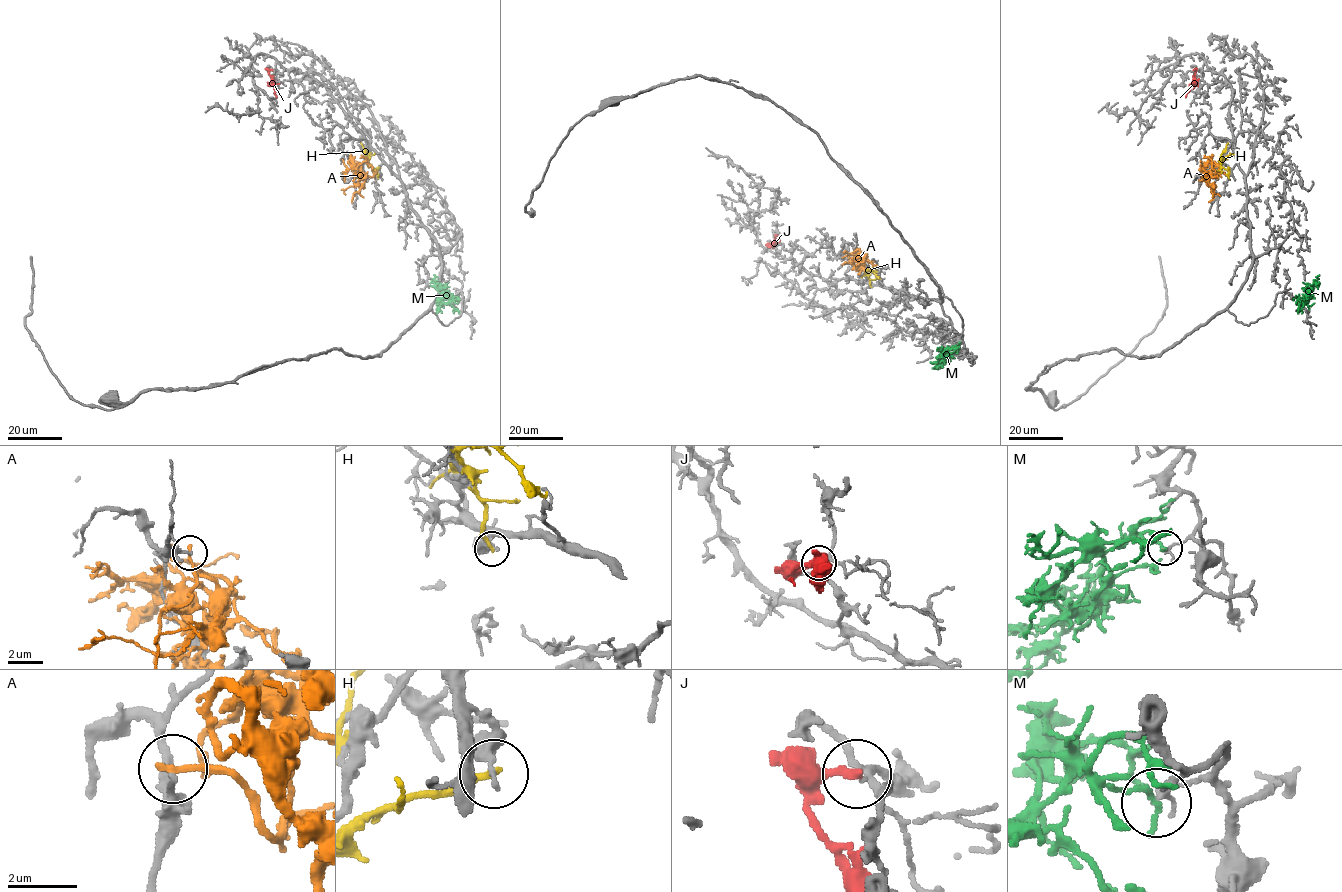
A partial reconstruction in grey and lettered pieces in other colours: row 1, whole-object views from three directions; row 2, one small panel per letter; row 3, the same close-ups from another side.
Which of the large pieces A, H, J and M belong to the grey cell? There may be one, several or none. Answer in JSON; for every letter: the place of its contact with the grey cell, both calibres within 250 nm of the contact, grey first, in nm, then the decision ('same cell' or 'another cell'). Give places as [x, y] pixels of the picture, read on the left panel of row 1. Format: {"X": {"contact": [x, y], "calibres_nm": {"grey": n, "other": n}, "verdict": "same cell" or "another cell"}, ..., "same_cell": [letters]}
{"A": {"contact": [359, 180], "calibres_nm": {"grey": 150, "other": 200}, "verdict": "another cell"}, "H": {"contact": [370, 152], "calibres_nm": {"grey": 280, "other": 200}, "verdict": "another cell"}, "J": {"contact": [272, 70], "calibres_nm": {"grey": 190, "other": 240}, "verdict": "another cell"}, "M": {"contact": [458, 301], "calibres_nm": {"grey": 200, "other": 170}, "verdict": "another cell"}, "same_cell": []}

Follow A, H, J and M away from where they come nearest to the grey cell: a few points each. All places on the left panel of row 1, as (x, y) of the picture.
A: (358, 180), (366, 174), (373, 176), (368, 161), (364, 157), (360, 158)
H: (371, 153), (365, 161), (377, 171), (378, 178)
J: (272, 70), (268, 73), (276, 97)
M: (458, 301), (448, 301), (448, 295), (435, 283), (433, 275)

